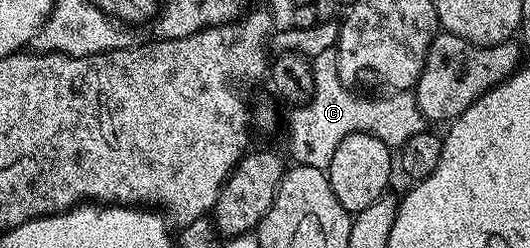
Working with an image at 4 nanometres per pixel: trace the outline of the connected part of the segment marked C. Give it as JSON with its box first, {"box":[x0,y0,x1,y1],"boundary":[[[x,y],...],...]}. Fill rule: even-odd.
{"box":[287,50,425,171],"boundary":[[[335,50],[321,52],[321,56],[311,62],[311,67],[315,91],[309,101],[292,109],[295,110],[291,114],[295,131],[287,138],[287,146],[298,165],[326,171],[333,160],[333,152],[337,152],[337,144],[350,134],[372,134],[386,146],[398,148],[409,136],[417,136],[417,132],[425,129],[425,119],[421,108],[417,108],[414,93],[387,92],[384,98],[362,98],[354,94],[352,87],[341,80]]]}

